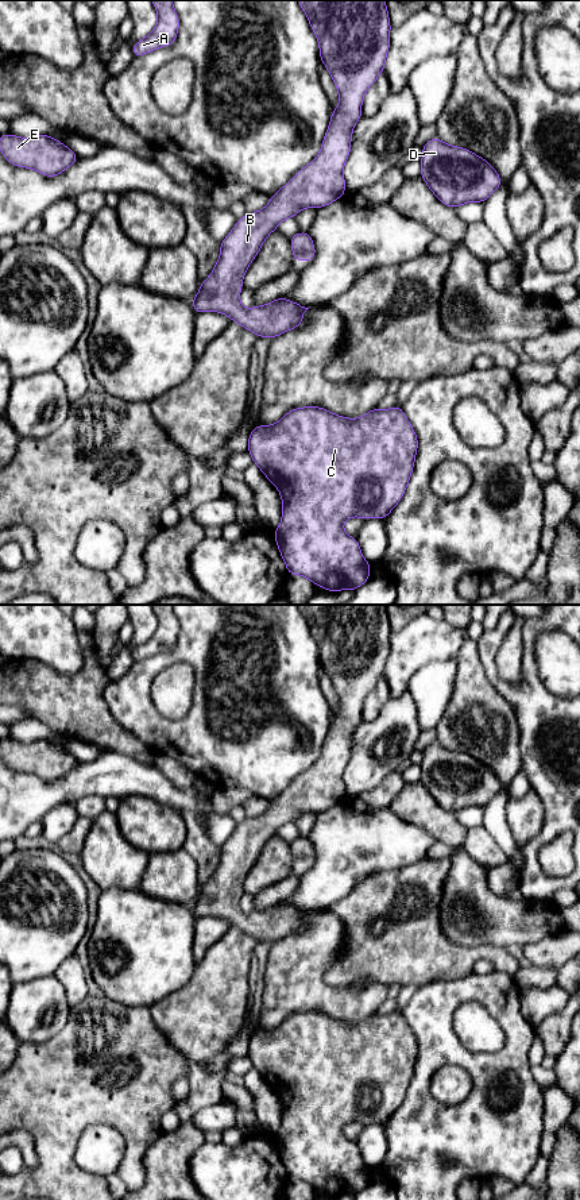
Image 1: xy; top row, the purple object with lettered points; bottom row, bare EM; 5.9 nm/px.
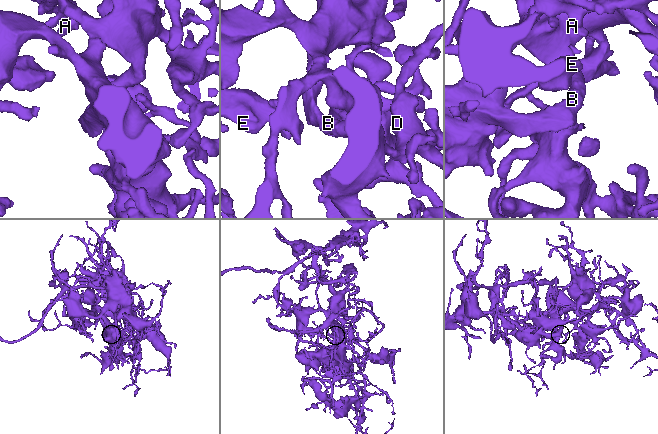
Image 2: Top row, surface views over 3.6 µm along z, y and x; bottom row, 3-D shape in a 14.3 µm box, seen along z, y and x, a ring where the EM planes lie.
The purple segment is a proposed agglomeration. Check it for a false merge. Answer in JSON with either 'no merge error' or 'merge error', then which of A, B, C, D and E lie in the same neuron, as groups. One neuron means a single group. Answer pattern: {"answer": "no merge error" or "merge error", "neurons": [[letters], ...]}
{"answer": "no merge error", "neurons": [["A", "B", "C", "D", "E"]]}

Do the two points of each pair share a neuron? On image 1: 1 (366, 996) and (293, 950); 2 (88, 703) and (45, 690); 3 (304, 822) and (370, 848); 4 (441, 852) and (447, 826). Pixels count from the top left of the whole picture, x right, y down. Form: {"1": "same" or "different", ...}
{"1": "same", "2": "same", "3": "different", "4": "different"}

